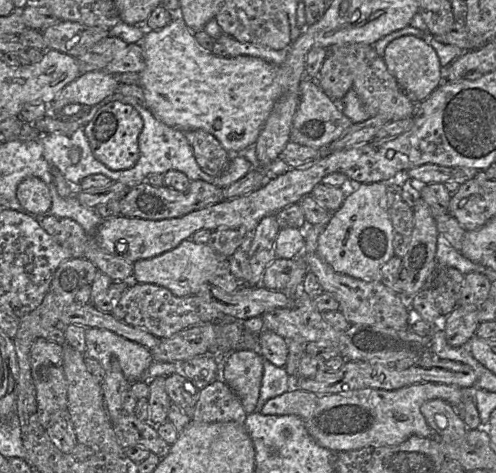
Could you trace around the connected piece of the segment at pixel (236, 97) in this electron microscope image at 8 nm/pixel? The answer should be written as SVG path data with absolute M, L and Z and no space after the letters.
M180 12L162 29L148 31L141 42L146 66L140 73L140 85L145 94L146 108L166 125L181 130L203 130L212 134L230 154L255 143L282 93L279 66L261 58L241 55L218 57L204 51L195 40Z

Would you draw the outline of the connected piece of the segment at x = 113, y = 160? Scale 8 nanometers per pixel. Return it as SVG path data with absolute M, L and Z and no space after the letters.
M112 101L102 106L84 127L92 153L97 160L114 171L130 169L139 159L139 135L143 119L137 110L121 101Z

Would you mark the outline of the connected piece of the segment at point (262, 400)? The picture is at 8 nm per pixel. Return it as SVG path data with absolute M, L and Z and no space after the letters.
M263 358L263 378L255 412L260 413L269 399L299 389L295 385L297 386L297 379L291 378L285 367L277 367Z

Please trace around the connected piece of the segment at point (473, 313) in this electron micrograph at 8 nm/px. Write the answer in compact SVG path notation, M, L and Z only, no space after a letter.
M456 306L445 318L444 334L447 343L452 347L460 347L469 342L480 324L477 308Z

